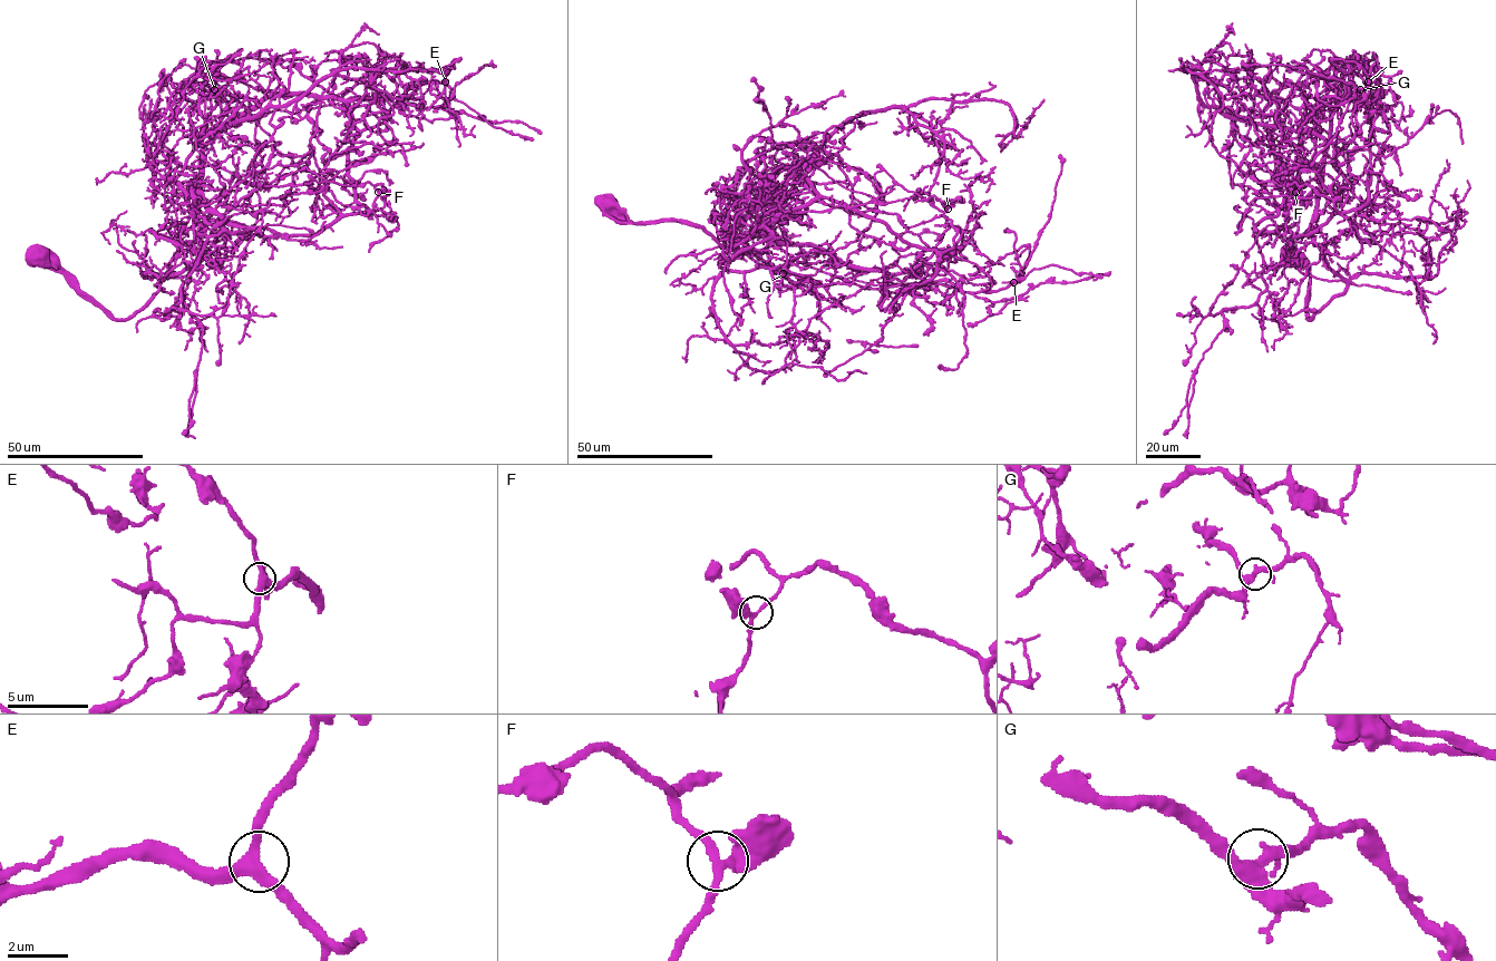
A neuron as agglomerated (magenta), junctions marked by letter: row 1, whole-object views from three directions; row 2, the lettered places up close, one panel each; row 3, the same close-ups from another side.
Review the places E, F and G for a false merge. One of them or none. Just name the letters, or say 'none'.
none

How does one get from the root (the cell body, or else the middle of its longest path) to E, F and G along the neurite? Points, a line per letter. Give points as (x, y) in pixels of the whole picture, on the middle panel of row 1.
E: (605, 204), (618, 222), (701, 225), (729, 260), (736, 216), (789, 166), (933, 249), (916, 284), (1013, 282)
F: (605, 204), (618, 222), (701, 225), (729, 260), (736, 216), (780, 166), (939, 252), (957, 233), (948, 209)
G: (605, 204), (618, 222), (701, 225), (729, 260), (771, 234), (763, 225), (824, 251), (783, 273)

